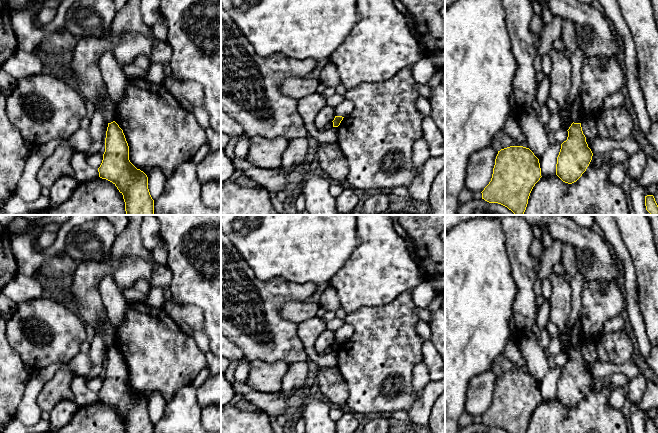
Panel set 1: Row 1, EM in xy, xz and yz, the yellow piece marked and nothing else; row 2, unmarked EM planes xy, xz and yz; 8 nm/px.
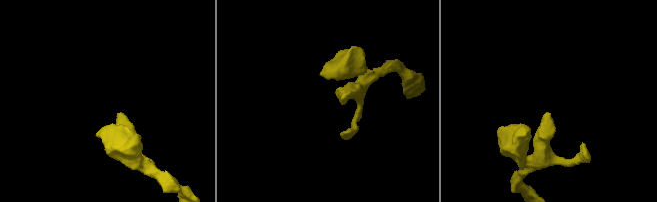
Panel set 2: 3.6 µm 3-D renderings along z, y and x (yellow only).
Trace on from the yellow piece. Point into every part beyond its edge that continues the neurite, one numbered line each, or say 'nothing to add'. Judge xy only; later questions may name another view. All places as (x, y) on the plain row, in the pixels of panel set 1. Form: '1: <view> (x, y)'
nothing to add

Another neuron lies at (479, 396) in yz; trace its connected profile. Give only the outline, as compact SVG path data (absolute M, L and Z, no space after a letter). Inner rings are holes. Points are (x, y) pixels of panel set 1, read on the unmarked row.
M486 371L472 378L467 391L465 412L472 416L482 416L493 398L498 375Z

